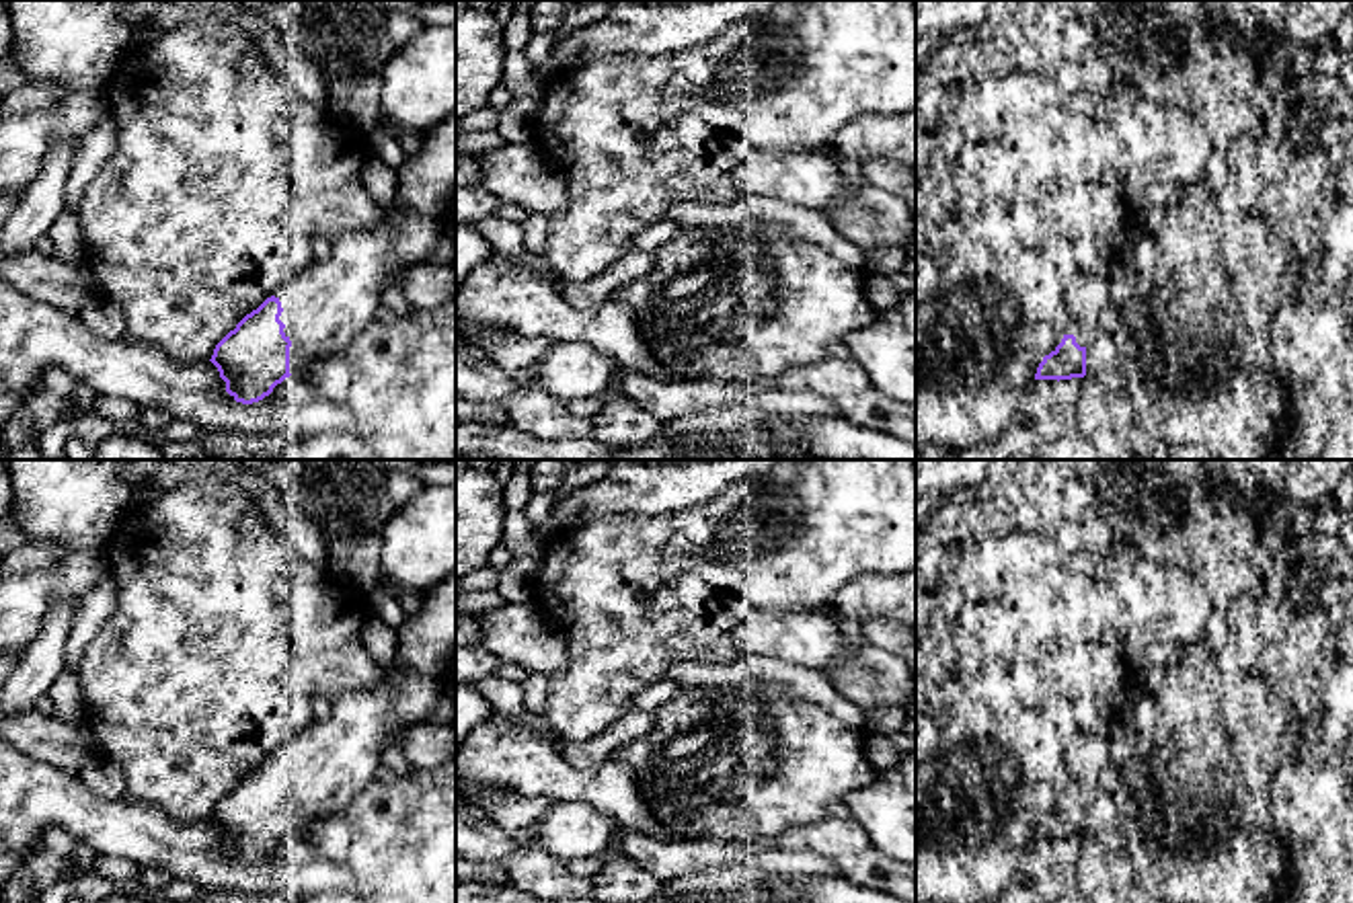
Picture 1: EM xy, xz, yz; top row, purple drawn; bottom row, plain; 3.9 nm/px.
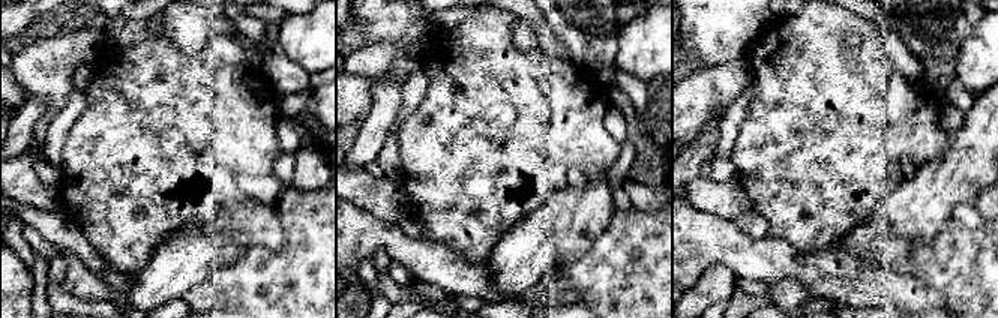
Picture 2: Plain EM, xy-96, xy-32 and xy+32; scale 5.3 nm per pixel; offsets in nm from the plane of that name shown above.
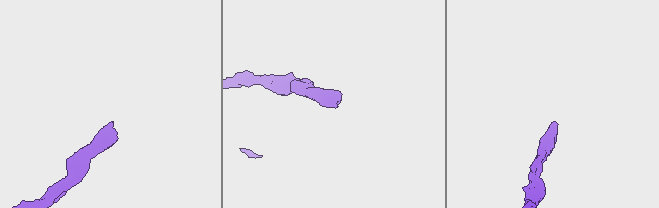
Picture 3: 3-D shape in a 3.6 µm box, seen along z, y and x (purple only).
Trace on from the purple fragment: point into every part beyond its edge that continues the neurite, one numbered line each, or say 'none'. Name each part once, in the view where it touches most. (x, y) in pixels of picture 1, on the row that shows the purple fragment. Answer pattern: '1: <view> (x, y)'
1: xy (325, 306)

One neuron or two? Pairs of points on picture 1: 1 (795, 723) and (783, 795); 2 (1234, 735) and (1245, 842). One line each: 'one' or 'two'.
1: one
2: one

